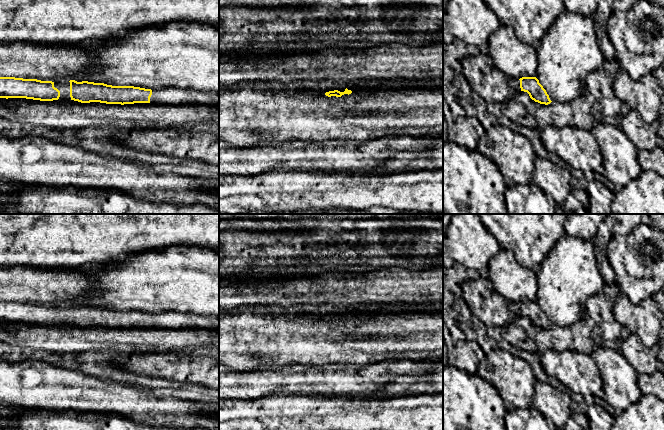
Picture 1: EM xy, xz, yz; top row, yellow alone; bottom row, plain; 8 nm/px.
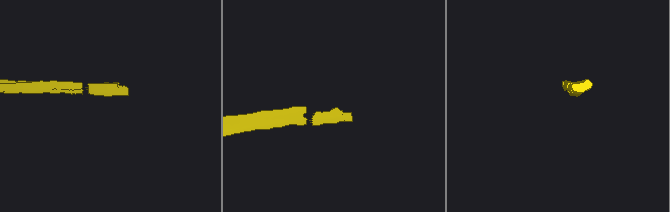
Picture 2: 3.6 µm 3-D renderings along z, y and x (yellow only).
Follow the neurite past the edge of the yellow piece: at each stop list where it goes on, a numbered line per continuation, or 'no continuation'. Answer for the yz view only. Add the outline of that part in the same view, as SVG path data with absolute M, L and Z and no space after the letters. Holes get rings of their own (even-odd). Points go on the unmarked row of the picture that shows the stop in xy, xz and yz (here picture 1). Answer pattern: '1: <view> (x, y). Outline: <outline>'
1: yz (514, 307). Outline: M508 301L508 309L515 316L521 315L519 302Z

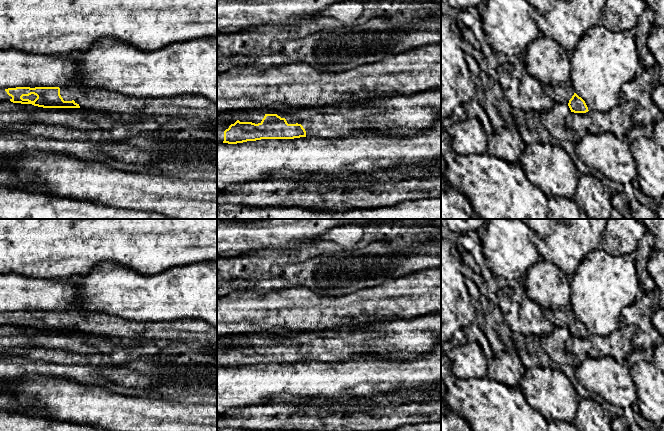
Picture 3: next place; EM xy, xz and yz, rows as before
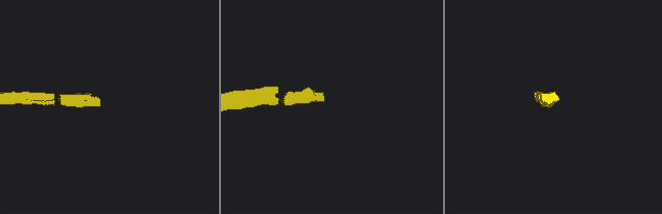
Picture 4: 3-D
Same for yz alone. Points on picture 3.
1: yz (560, 318). Outline: M544 309L543 314L545 318L556 327L568 328L569 324L574 319L574 315L571 309Z

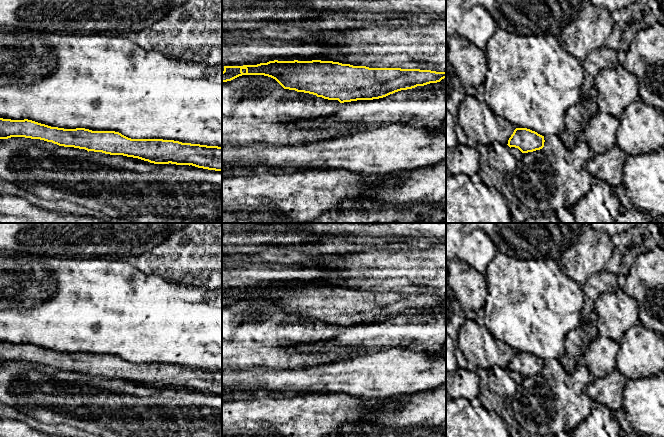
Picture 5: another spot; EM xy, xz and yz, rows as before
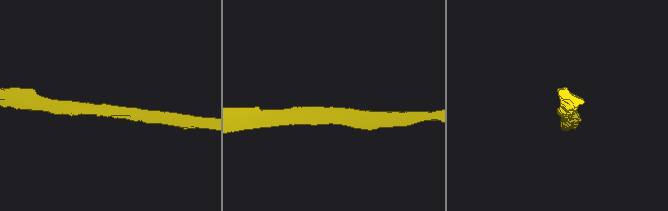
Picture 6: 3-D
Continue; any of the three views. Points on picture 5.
no continuation

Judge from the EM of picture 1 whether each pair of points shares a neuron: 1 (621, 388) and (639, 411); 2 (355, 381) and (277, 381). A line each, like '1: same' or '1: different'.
1: different
2: same

